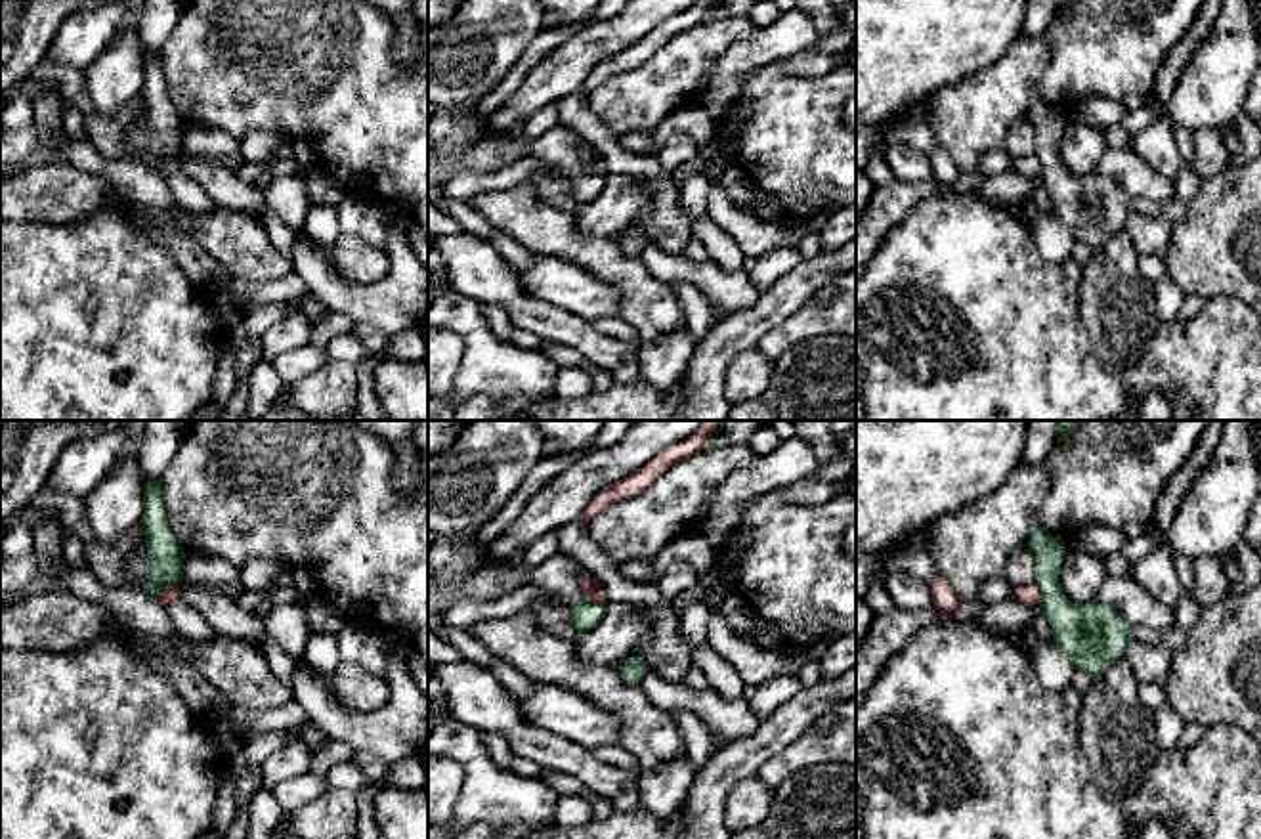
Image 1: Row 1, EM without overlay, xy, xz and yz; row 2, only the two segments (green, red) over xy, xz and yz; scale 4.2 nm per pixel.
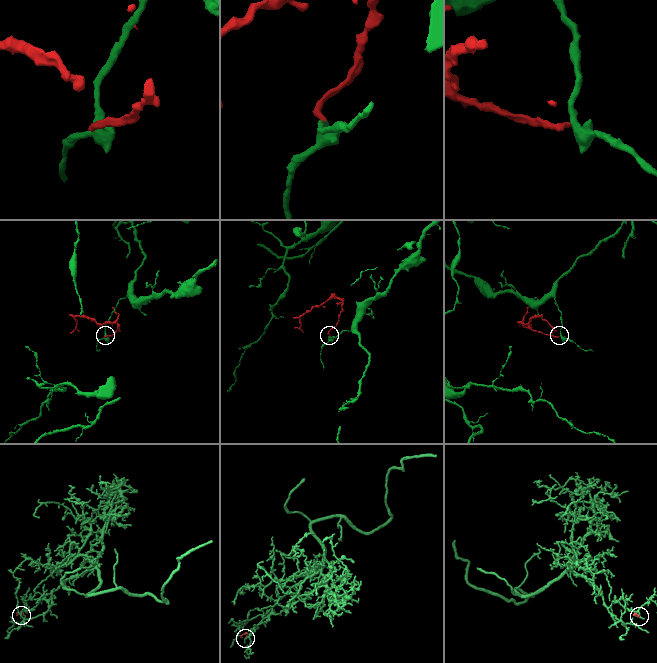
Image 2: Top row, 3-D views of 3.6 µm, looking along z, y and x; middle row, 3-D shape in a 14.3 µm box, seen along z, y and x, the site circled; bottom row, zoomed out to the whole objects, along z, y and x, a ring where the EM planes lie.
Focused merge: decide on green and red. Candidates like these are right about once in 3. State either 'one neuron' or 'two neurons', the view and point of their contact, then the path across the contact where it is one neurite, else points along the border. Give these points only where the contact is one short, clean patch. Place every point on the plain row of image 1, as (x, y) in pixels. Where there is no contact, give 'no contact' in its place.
two neurons; meets green in xy at (165, 159); border along xy (178, 157), (167, 157), (155, 169)

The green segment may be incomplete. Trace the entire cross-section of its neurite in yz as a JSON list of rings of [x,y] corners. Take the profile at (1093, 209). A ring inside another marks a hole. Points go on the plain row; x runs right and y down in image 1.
[[[1034,99],[1026,118],[1036,130],[1034,155],[1041,162],[1041,182],[1051,197],[1053,212],[1076,243],[1101,248],[1125,226],[1131,197],[1097,170],[1085,176],[1064,170],[1058,147],[1068,120],[1062,111]]]

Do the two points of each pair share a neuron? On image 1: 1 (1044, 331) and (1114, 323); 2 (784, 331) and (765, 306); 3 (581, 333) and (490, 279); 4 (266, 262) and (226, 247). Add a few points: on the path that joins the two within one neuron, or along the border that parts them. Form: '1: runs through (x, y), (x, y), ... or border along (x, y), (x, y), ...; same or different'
1: border along (1080, 283), (1080, 322), (1093, 354), (1105, 367); different
2: border along (811, 295), (755, 346); different
3: runs through (558, 327), (535, 314), (528, 314), (512, 299); same
4: runs through (256, 258), (235, 247); same

